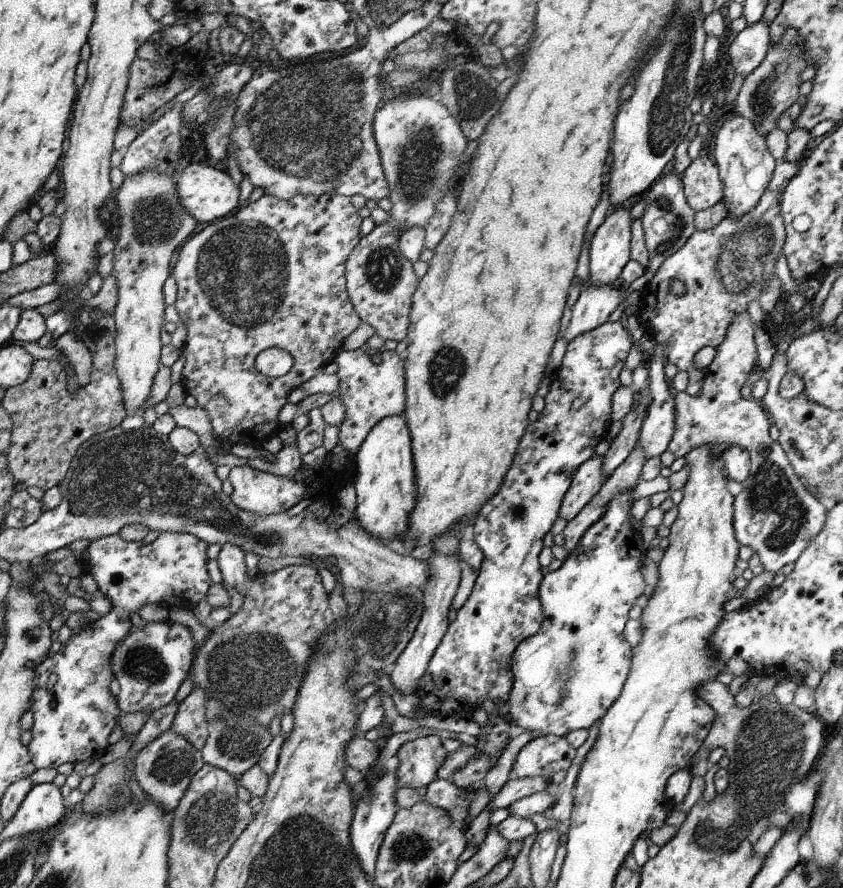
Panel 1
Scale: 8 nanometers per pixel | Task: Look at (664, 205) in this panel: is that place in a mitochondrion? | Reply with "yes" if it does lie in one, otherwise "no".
yes

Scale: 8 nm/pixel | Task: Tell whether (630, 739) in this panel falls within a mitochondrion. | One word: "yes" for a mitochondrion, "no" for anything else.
no

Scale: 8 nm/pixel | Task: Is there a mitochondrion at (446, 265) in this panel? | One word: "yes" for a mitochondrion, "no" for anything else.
yes

